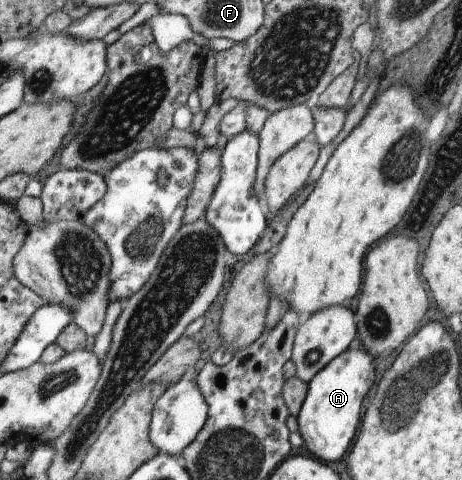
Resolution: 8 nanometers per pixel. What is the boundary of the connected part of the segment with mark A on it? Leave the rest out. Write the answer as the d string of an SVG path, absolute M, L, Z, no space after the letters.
M355 339L307 382L307 393L296 416L297 431L308 452L322 462L334 462L350 448L360 422L362 400L374 384L374 363L373 356Z

